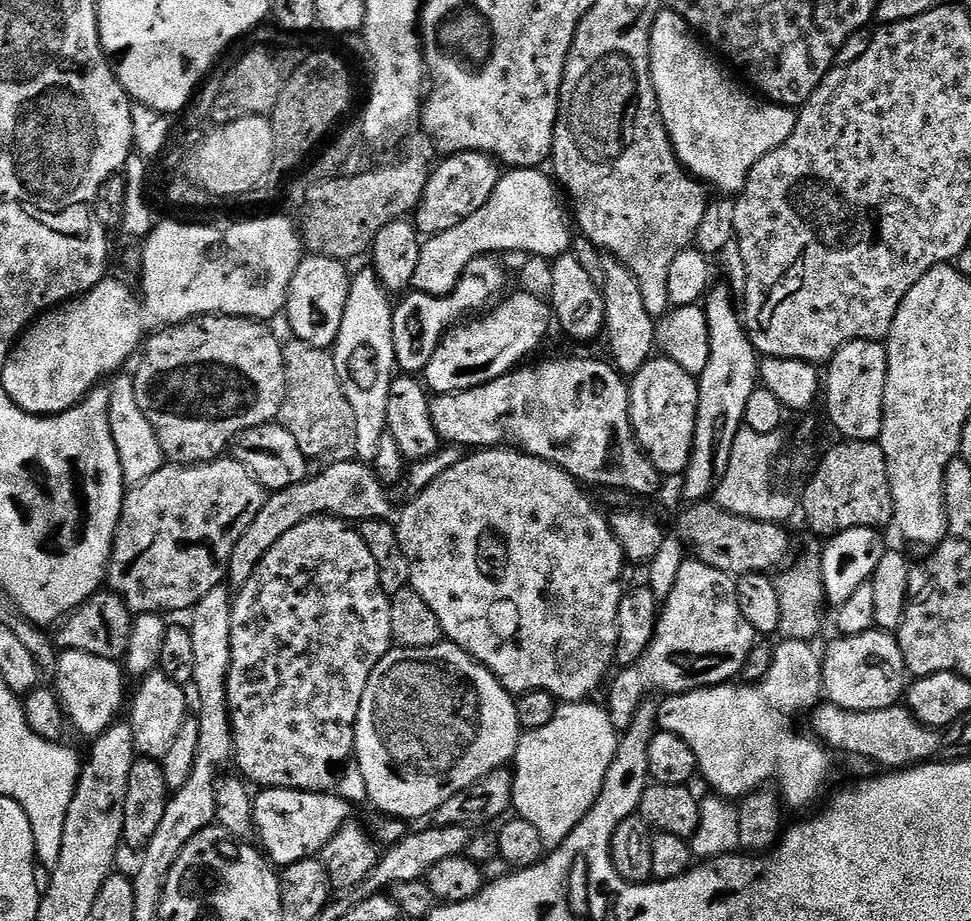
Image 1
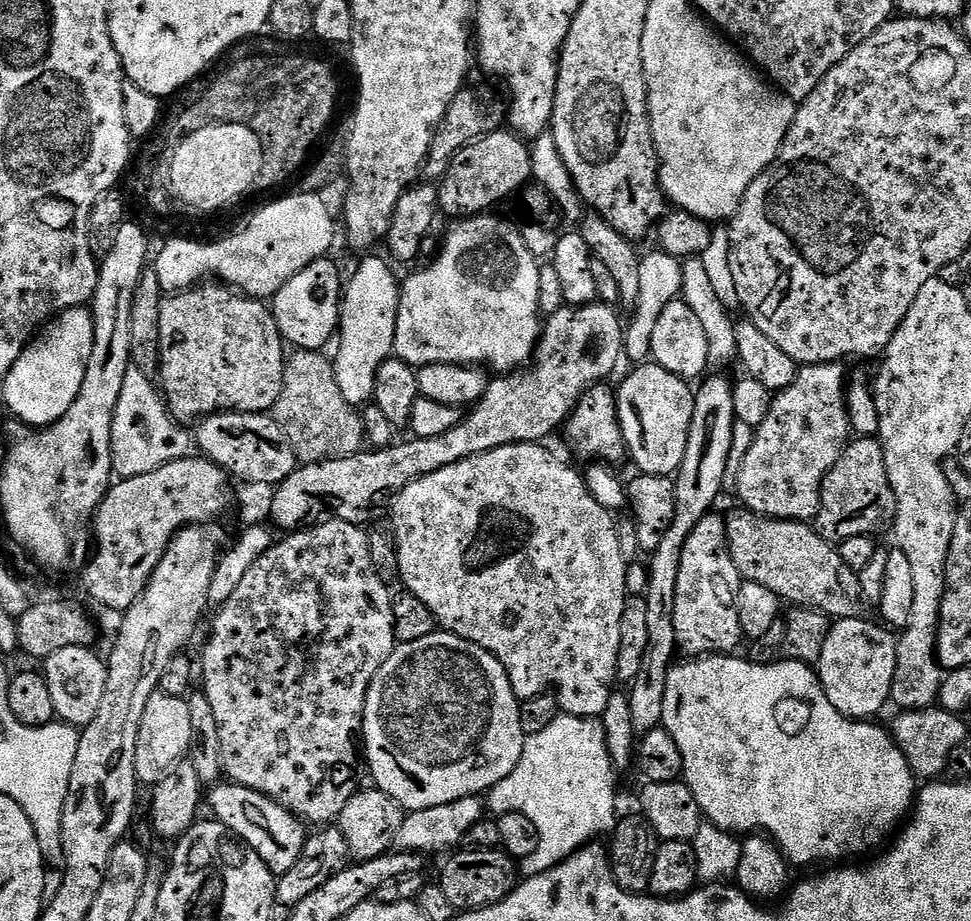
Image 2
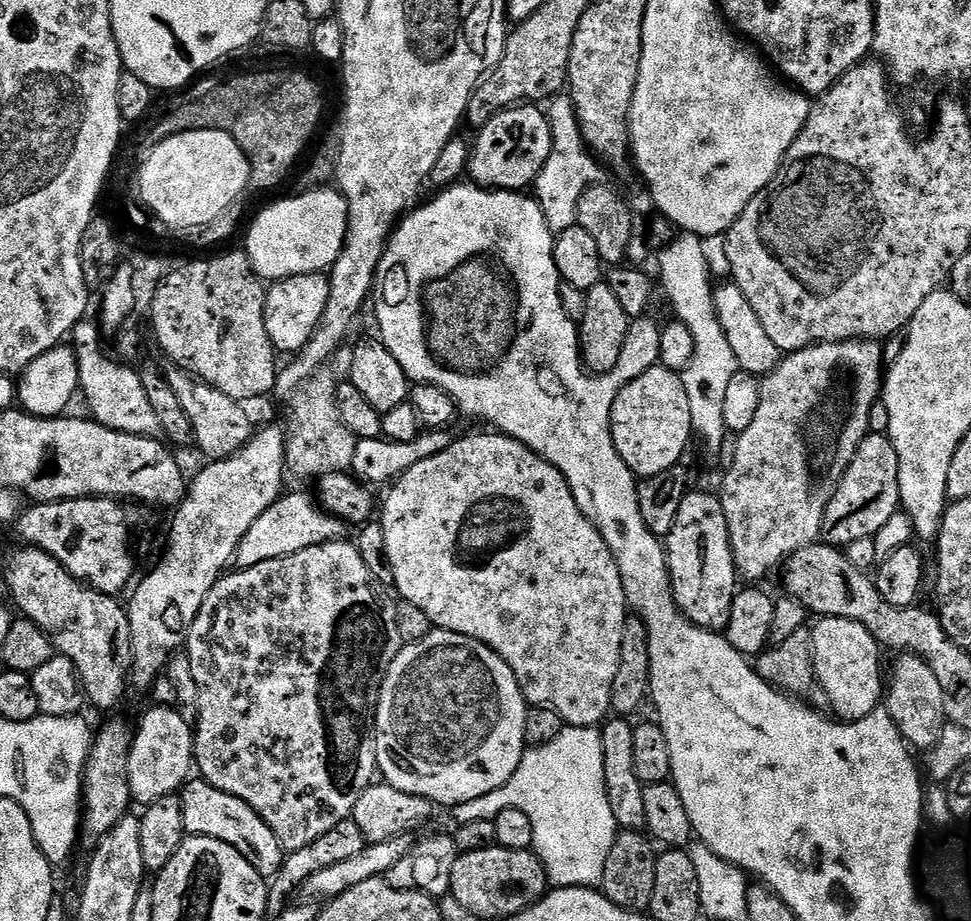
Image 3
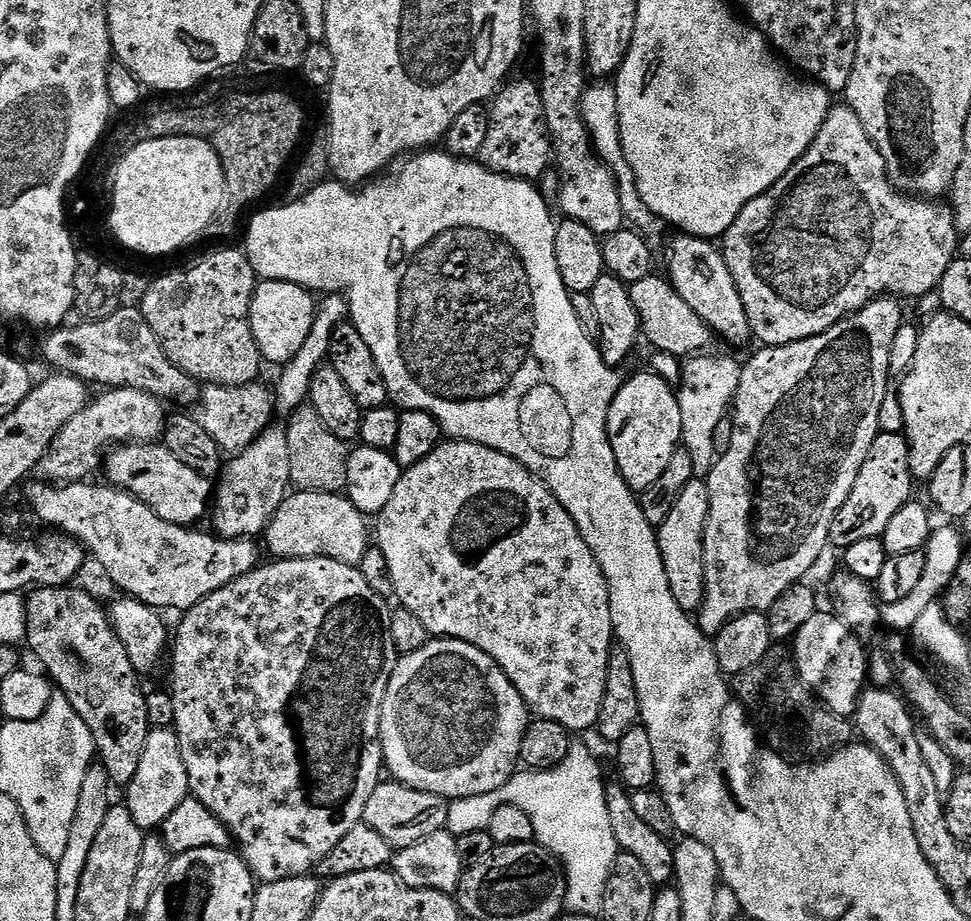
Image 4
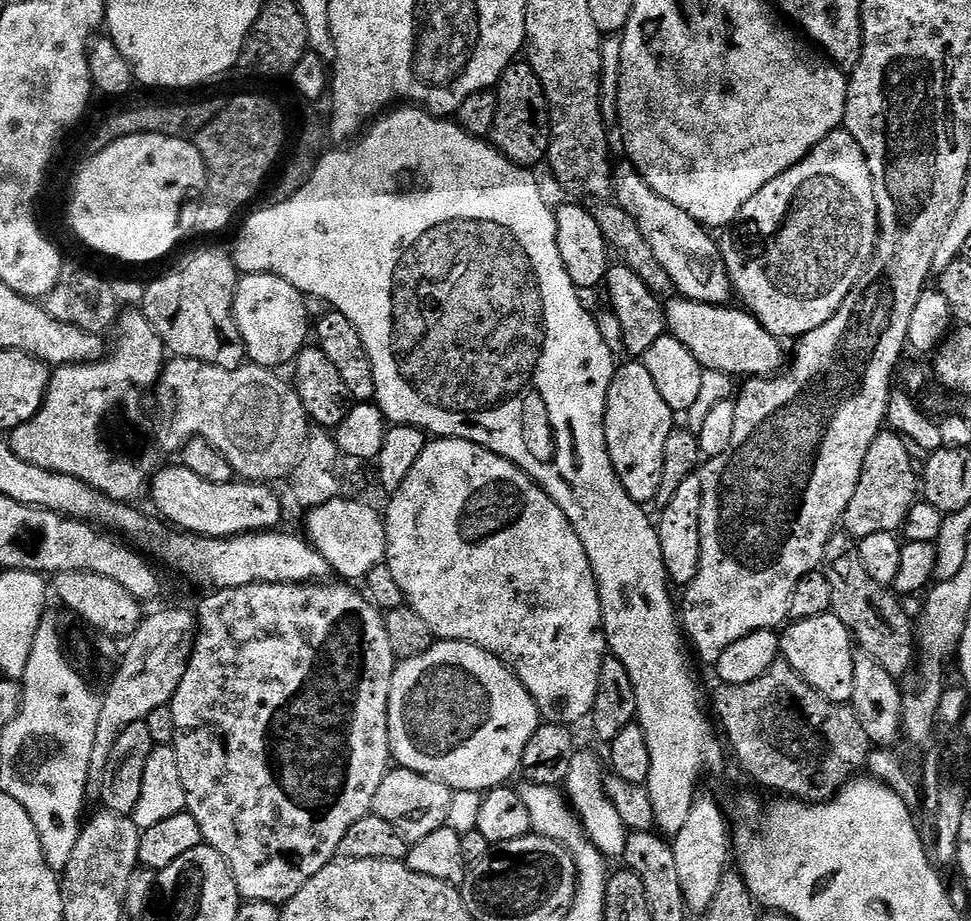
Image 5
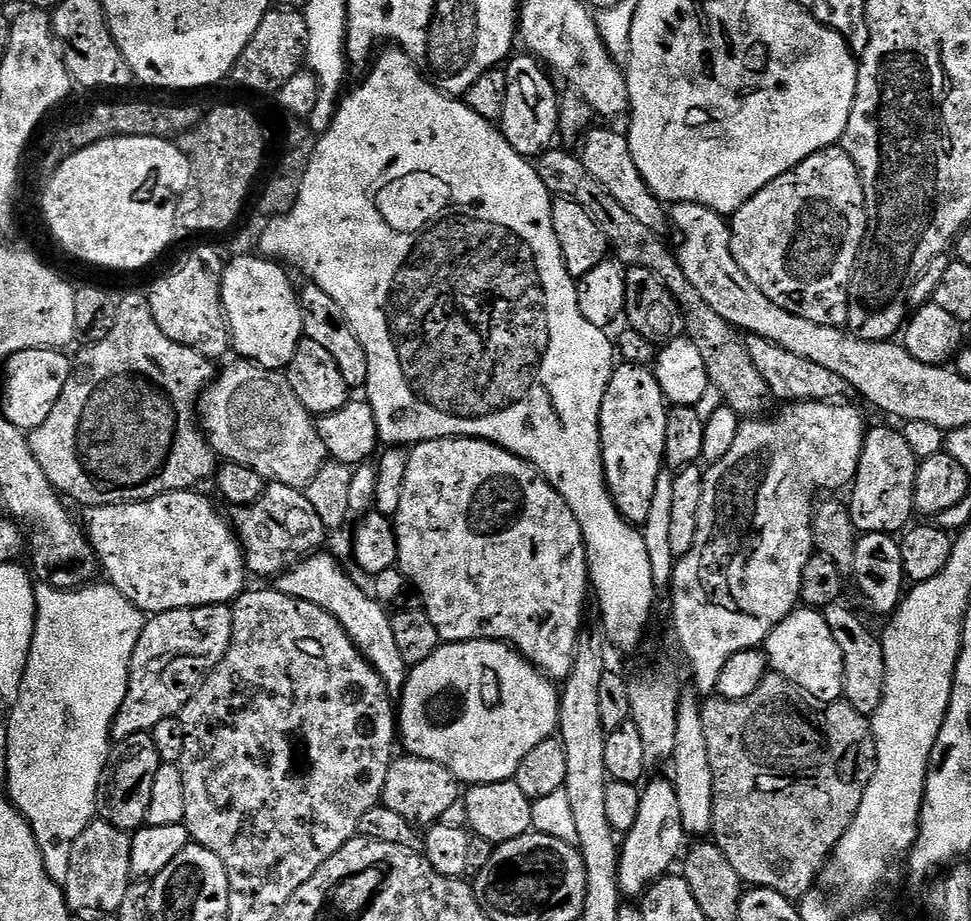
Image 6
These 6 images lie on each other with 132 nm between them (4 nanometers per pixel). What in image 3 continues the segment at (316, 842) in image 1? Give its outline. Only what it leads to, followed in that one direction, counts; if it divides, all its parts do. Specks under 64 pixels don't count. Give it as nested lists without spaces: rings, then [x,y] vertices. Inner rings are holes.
[[[203,778],[189,779],[179,797],[183,808],[184,831],[188,836],[218,838],[234,846],[234,850],[241,852],[265,878],[275,876],[284,865],[286,853],[274,830],[270,830],[268,823],[249,804],[242,802],[242,798],[234,798],[234,794],[226,794],[210,786]]]

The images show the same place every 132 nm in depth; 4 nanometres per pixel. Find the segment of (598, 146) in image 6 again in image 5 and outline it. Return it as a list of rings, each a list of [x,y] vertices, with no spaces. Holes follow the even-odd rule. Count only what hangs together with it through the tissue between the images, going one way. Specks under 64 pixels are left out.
[[[617,163],[614,168],[614,203],[626,210],[630,218],[634,218],[638,230],[642,230],[642,238],[646,238],[650,250],[654,250],[654,258],[658,258],[662,270],[670,274],[670,282],[674,282],[676,292],[686,300],[727,305],[734,293],[720,253],[720,245],[713,233],[694,218],[690,218],[686,210],[678,210],[674,202],[666,202],[662,194],[654,194],[654,190],[650,190],[650,186],[631,163],[623,163]]]

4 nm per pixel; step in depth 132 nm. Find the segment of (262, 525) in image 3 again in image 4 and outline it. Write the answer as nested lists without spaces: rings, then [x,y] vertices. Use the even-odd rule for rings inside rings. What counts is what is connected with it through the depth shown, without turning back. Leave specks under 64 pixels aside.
[[[296,490],[285,498],[282,506],[278,506],[278,510],[272,516],[272,521],[262,533],[262,540],[266,548],[266,543],[268,543],[269,550],[273,552],[271,555],[278,560],[329,556],[347,564],[359,565],[360,559],[364,557],[370,546],[370,524],[367,522],[369,521],[364,513],[360,512],[344,494]]]

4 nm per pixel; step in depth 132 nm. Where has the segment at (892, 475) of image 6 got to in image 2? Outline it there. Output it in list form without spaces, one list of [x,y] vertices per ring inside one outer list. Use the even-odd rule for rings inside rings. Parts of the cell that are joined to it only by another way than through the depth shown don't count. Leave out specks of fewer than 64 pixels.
[[[876,438],[853,439],[822,482],[820,509],[814,521],[816,531],[823,540],[839,546],[850,538],[872,536],[895,519],[896,495],[886,474],[884,447]]]

